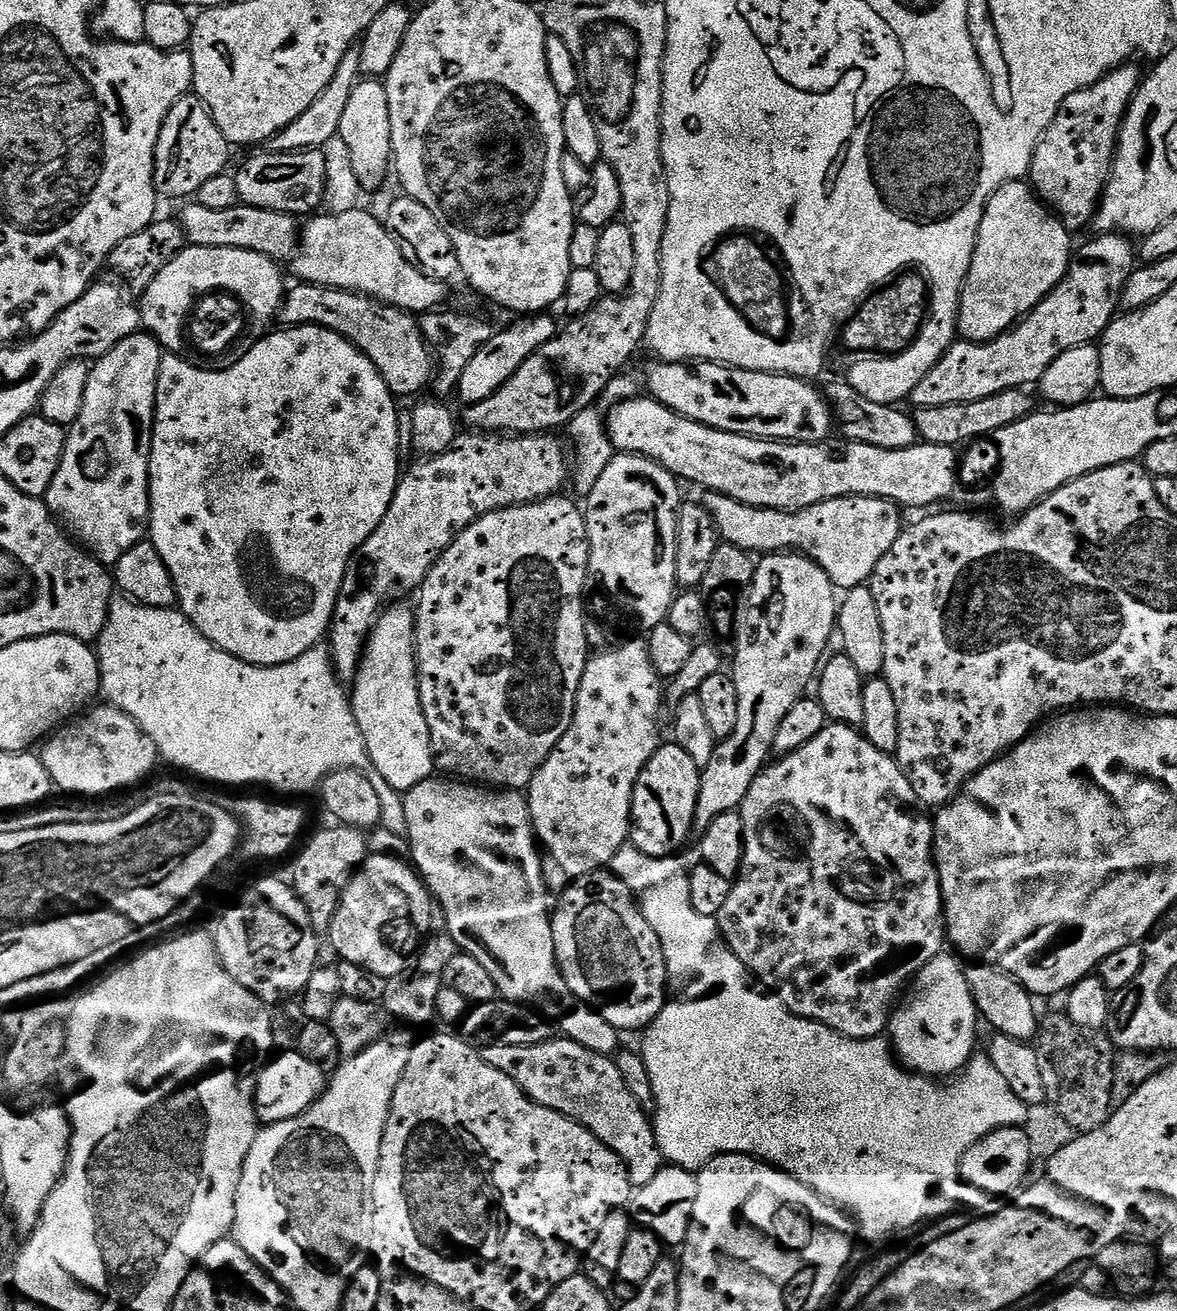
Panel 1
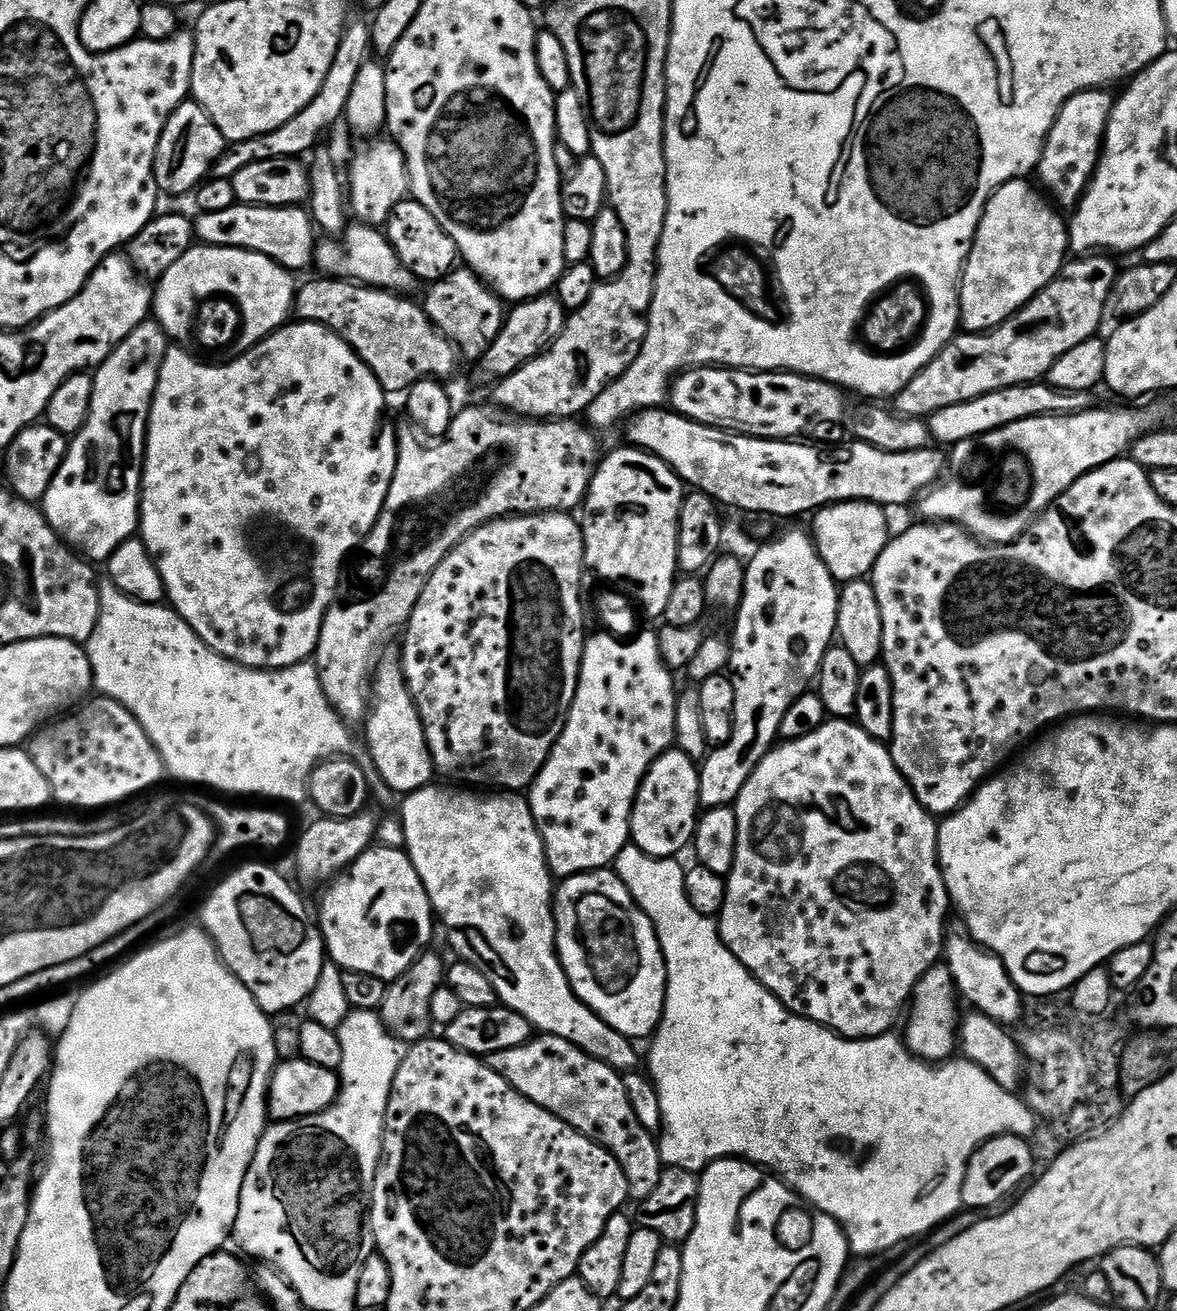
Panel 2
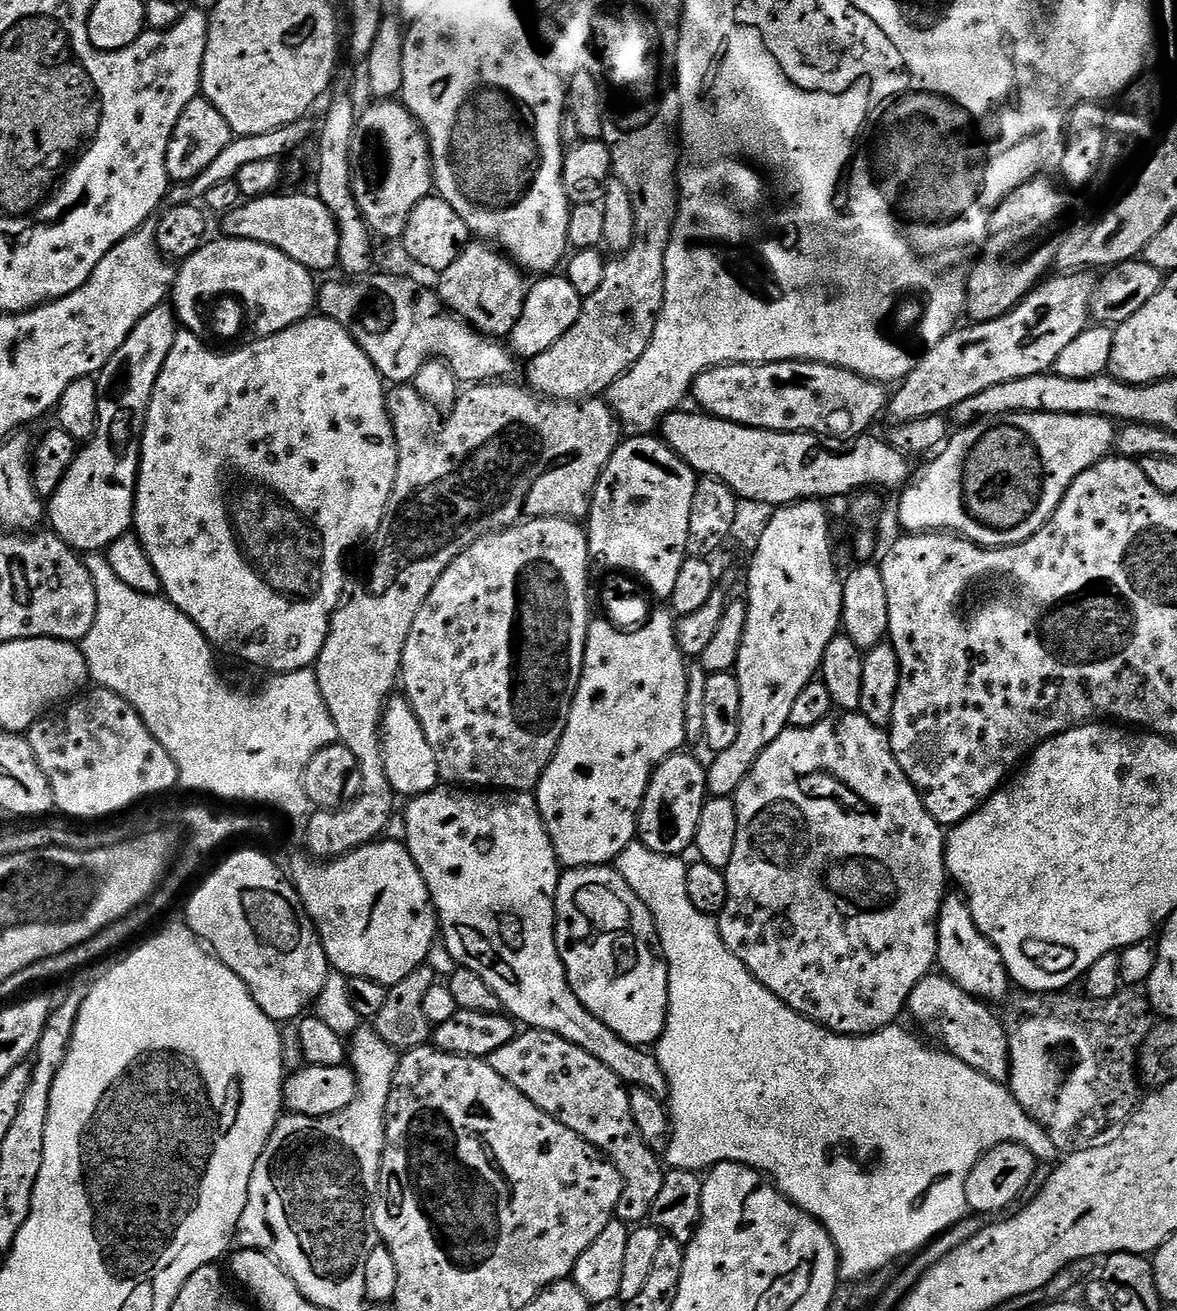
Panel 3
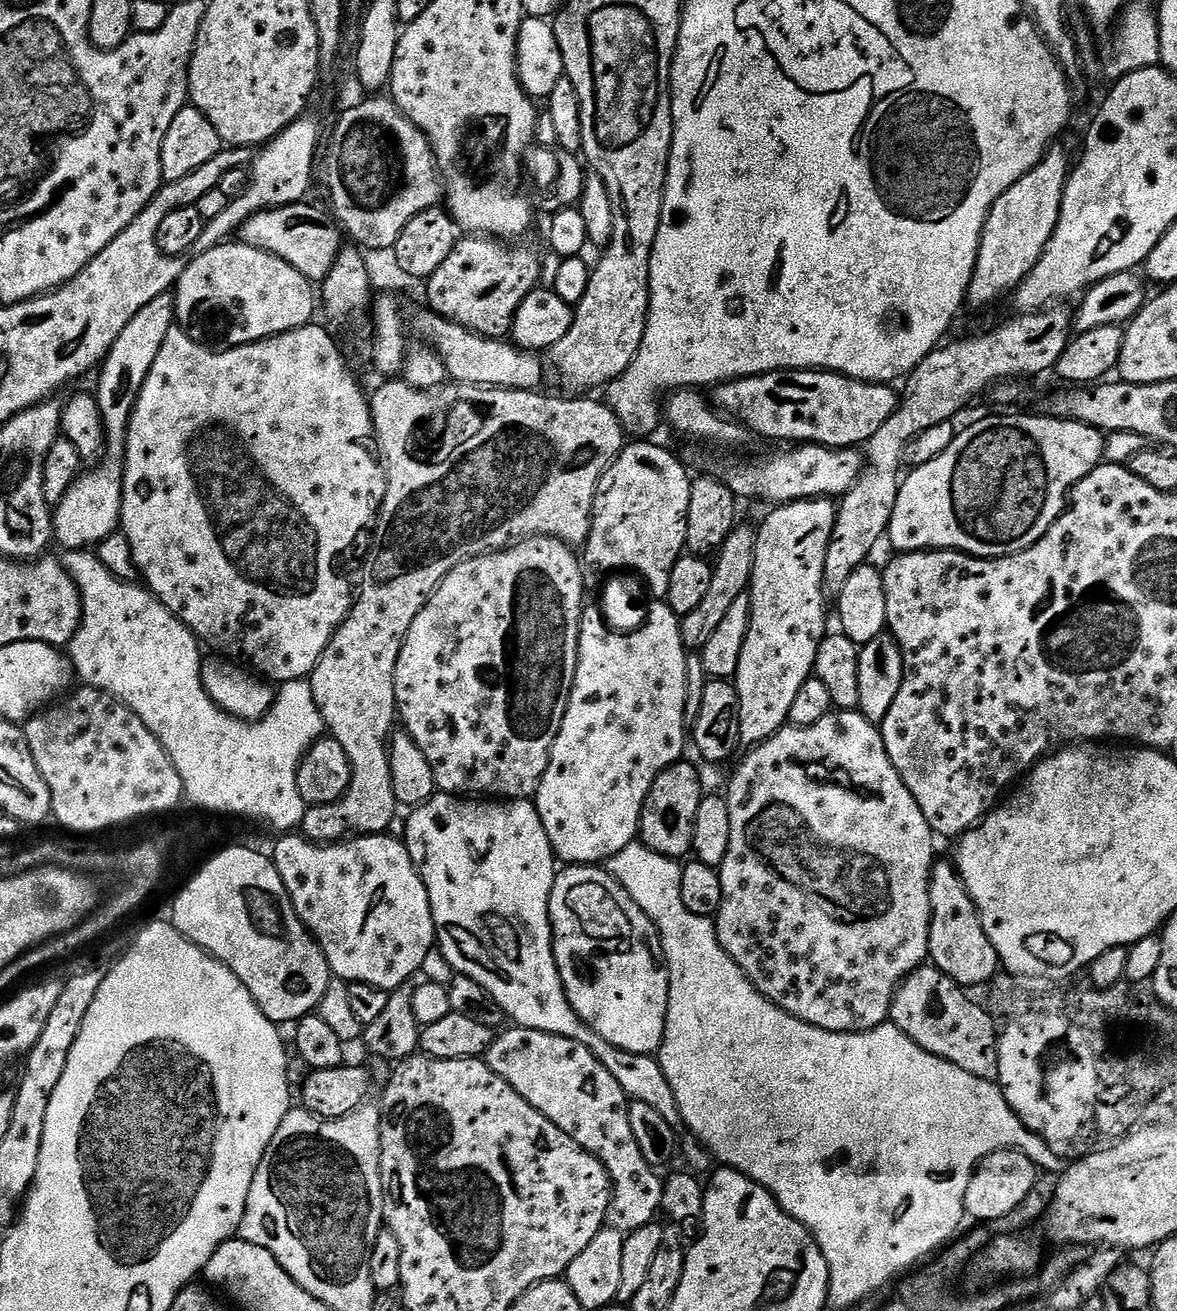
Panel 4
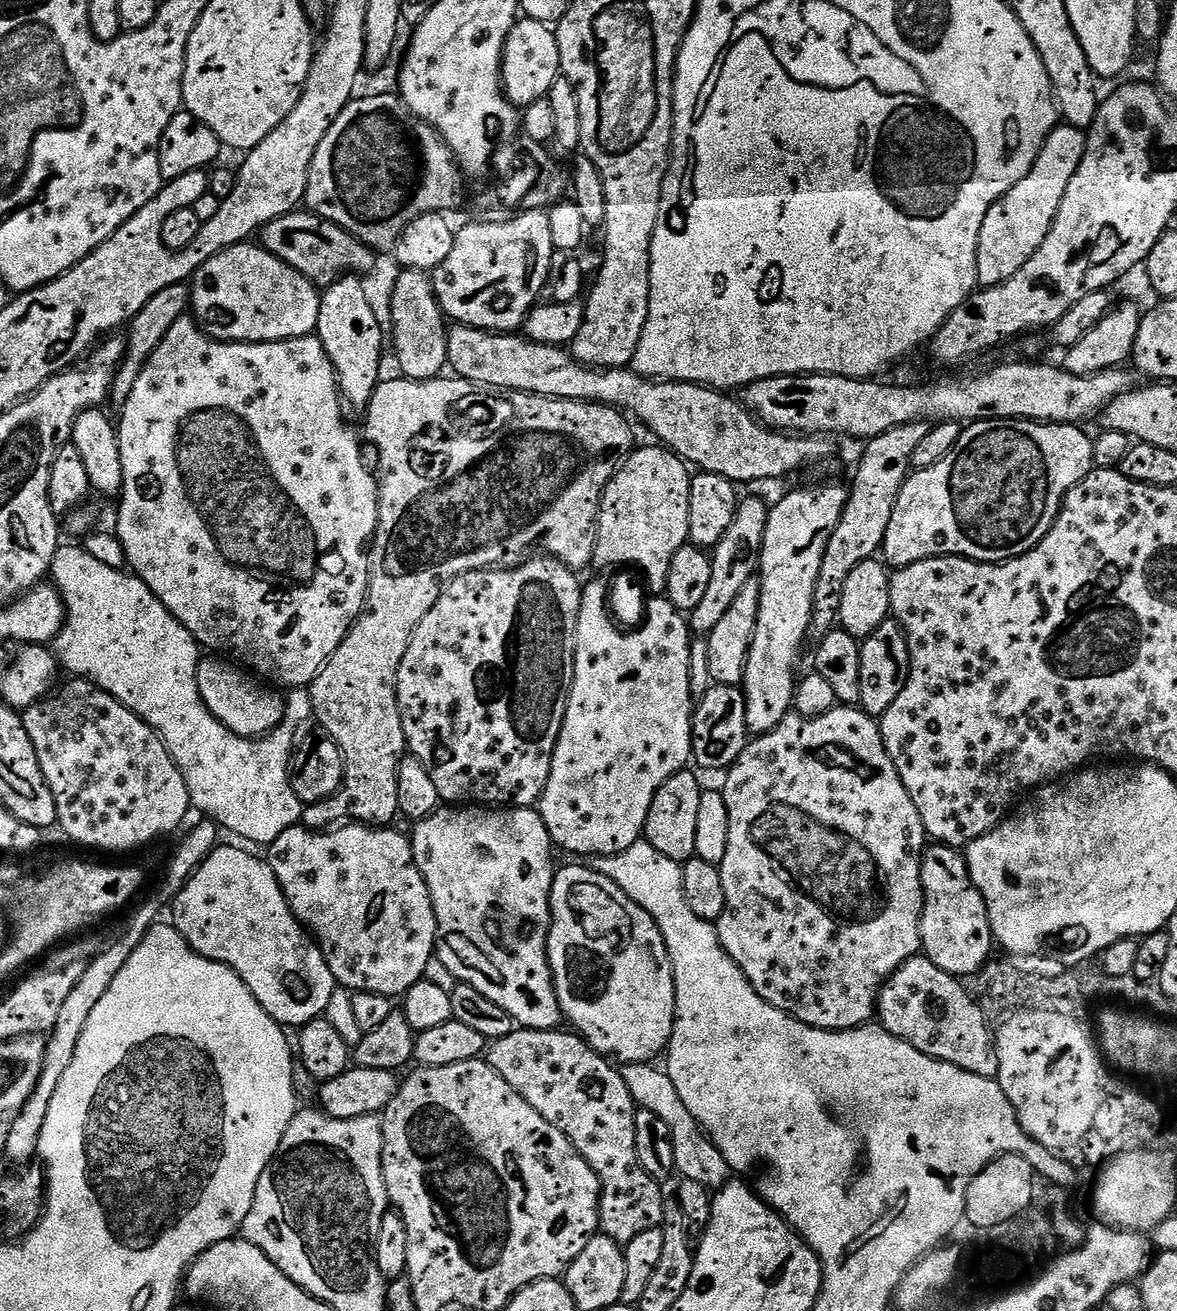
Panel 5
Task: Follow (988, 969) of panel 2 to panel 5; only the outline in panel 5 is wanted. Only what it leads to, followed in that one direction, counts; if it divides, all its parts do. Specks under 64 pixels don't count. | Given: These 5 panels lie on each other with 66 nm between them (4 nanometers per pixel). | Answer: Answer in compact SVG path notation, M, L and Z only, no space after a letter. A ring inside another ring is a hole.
M929 843L924 850L922 862L922 886L924 887L924 909L922 910L922 942L923 955L930 962L941 966L952 966L959 956L964 956L968 948L964 944L956 944L959 936L985 936L981 944L972 948L972 972L982 970L985 964L993 959L991 939L992 927L986 910L986 902L982 894L974 886L968 873L968 861L957 849L946 844Z

